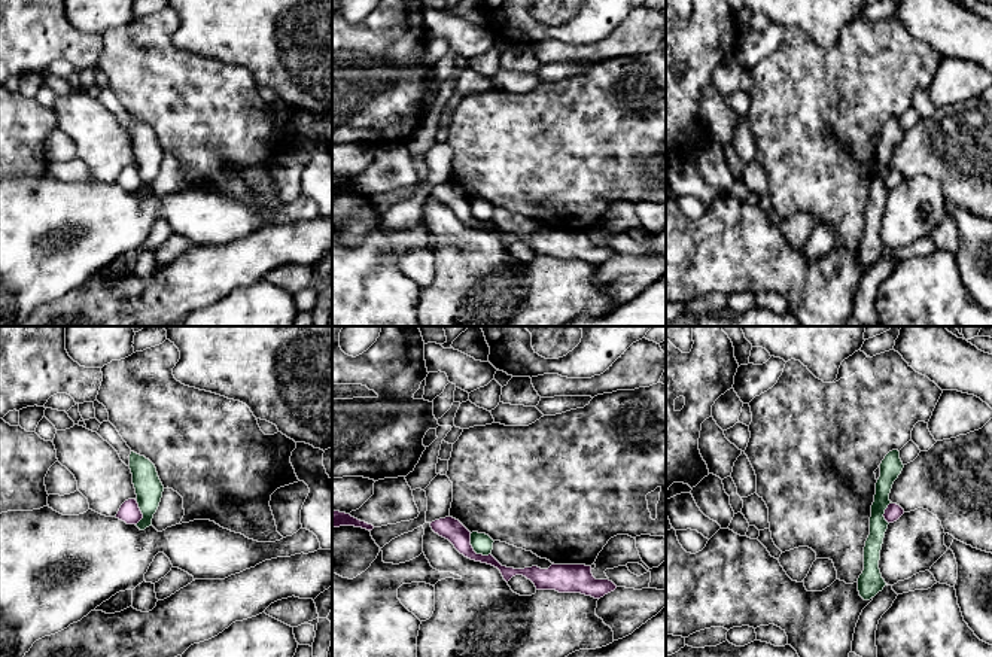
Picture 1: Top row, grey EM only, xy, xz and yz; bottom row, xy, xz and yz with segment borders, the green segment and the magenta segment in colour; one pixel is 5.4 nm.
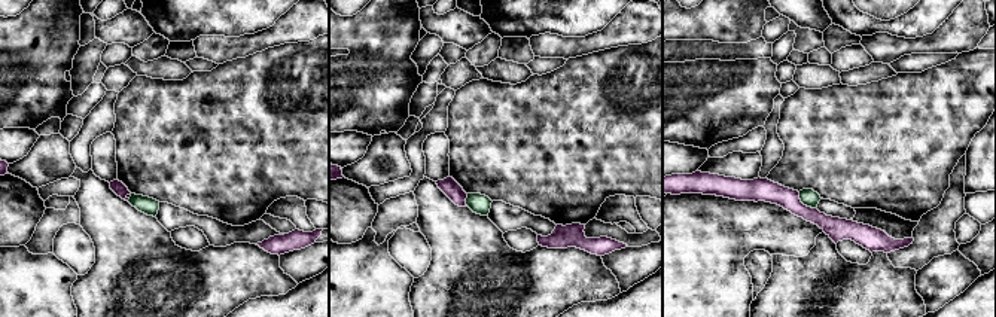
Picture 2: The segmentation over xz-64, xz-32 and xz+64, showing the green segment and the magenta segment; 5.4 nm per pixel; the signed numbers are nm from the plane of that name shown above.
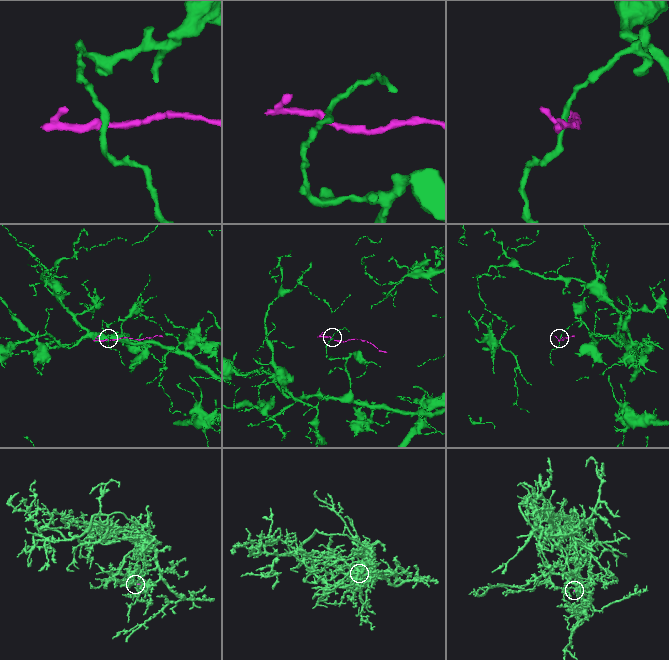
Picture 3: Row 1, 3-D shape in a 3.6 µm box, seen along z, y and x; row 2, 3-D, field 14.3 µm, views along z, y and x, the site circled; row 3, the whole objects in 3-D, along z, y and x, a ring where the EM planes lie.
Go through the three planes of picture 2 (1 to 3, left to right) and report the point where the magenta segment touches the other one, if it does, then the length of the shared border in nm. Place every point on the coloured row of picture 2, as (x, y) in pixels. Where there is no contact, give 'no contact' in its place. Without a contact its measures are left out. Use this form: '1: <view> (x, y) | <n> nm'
1: no contact
2: xz-32 (466, 200) | 70 nm
3: xz+64 (804, 204) | 130 nm

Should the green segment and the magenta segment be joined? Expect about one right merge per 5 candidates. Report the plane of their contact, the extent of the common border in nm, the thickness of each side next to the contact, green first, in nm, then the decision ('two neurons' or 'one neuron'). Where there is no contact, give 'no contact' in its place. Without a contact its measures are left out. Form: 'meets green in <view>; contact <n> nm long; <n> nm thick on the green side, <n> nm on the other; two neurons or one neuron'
meets green in xz; contact 170 nm long; 110 nm thick on the green side, 120 nm on the other; two neurons

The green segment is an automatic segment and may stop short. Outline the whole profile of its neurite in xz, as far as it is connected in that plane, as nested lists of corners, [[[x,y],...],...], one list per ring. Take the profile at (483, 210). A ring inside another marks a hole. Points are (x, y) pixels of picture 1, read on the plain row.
[[[472,198],[471,212],[477,220],[489,222],[493,216],[493,206],[486,200]]]

